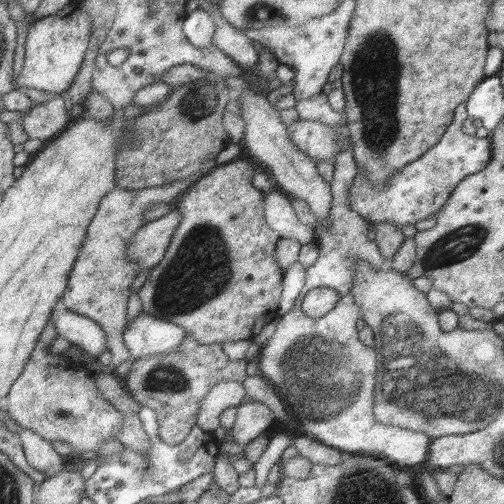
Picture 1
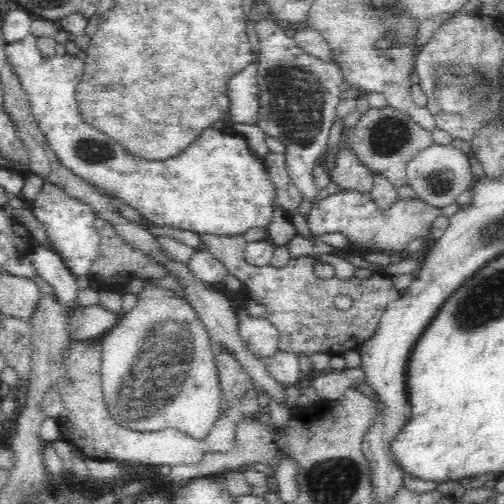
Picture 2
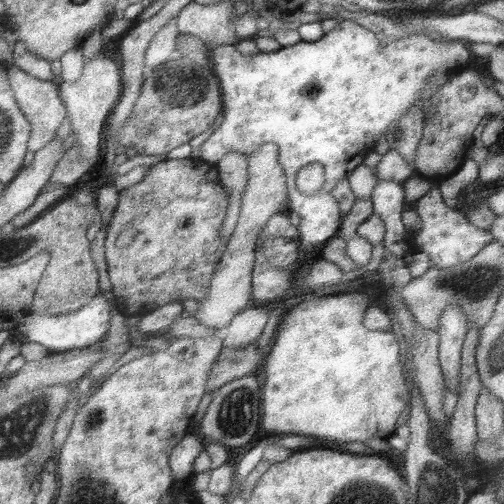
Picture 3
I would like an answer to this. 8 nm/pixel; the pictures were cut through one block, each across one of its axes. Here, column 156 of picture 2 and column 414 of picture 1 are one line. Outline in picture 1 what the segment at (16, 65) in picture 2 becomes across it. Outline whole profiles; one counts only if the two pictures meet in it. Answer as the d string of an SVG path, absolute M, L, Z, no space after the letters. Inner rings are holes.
M467 104L455 108L453 122L447 126L439 142L433 148L429 148L421 158L397 170L385 186L377 188L369 182L365 174L357 174L351 184L351 196L347 198L351 210L355 210L361 218L365 218L371 226L385 222L385 224L393 224L399 230L405 228L407 224L413 226L419 220L427 220L429 216L435 216L445 206L453 188L461 180L465 180L475 172L481 172L491 162L491 152L493 152L491 138L489 136L477 138L477 136L463 134L463 122L469 118L465 106Z

